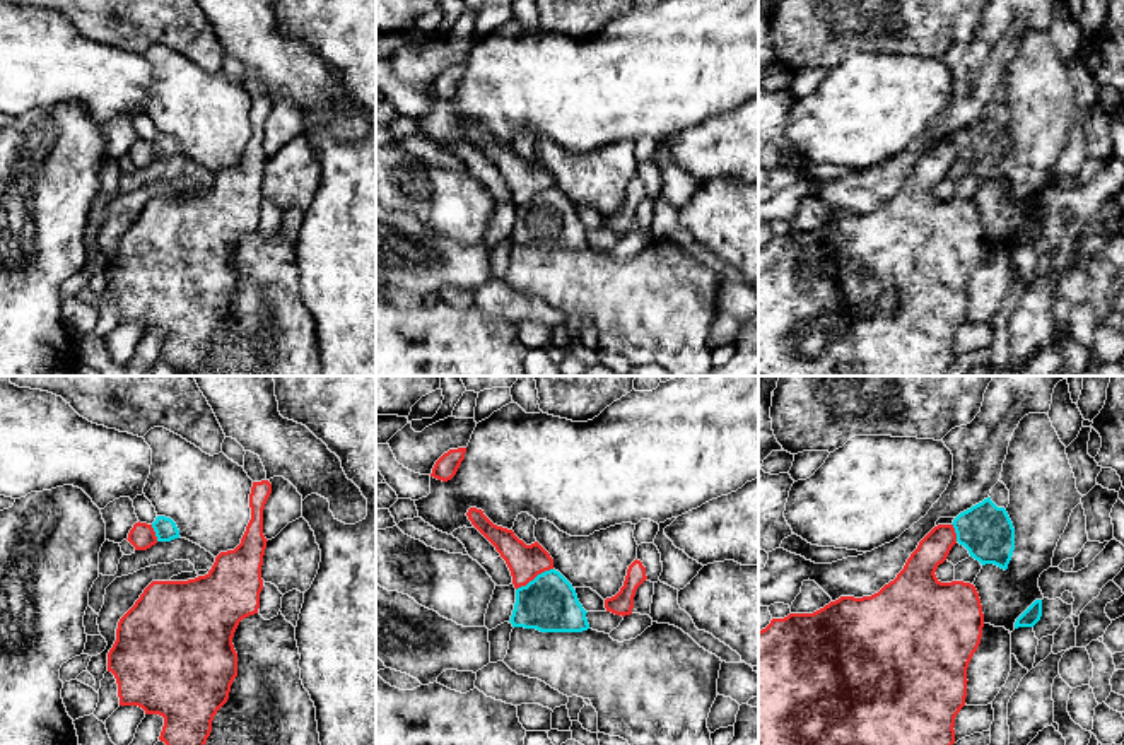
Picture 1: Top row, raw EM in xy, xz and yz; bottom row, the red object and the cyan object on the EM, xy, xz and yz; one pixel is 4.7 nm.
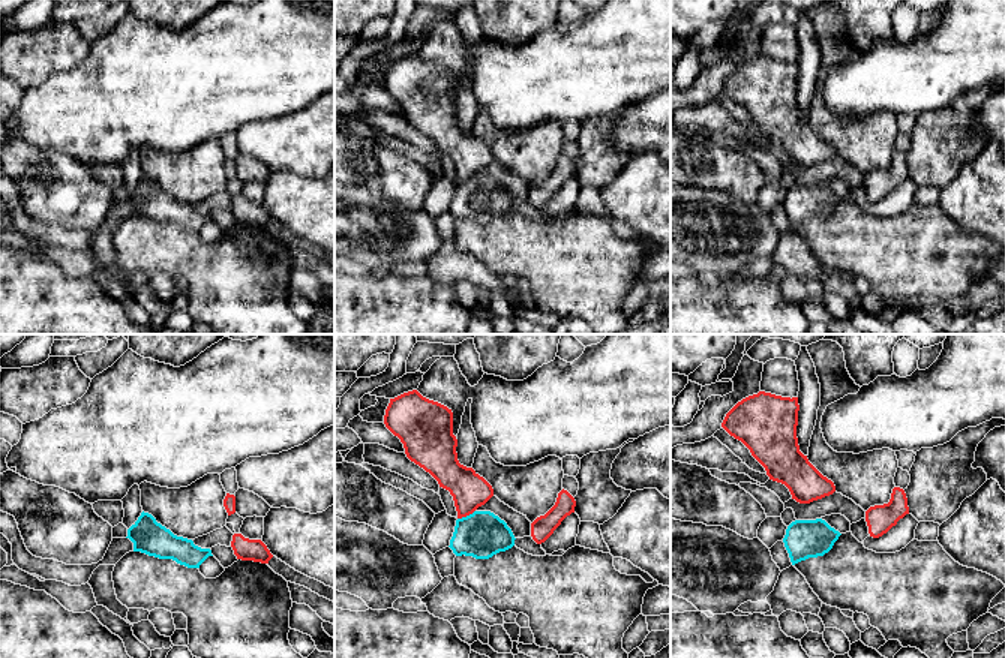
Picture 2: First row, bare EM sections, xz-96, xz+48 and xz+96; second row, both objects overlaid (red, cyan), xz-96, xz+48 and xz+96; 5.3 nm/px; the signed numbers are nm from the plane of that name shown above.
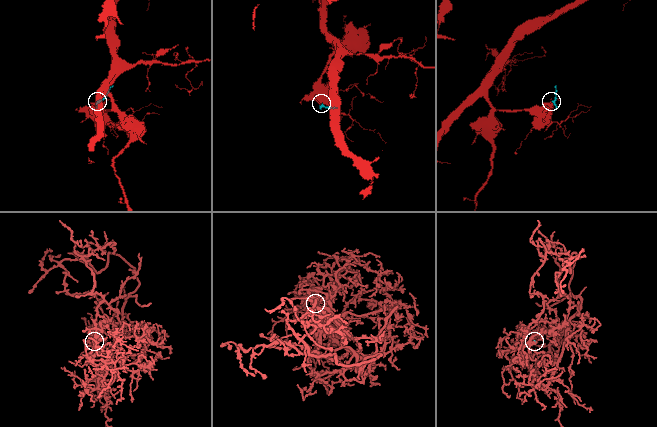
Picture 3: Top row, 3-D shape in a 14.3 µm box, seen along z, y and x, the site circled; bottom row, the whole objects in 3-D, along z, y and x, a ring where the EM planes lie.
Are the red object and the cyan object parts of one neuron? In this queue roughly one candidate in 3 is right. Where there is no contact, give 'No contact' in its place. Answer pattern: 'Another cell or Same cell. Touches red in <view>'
Another cell. Touches red in xz

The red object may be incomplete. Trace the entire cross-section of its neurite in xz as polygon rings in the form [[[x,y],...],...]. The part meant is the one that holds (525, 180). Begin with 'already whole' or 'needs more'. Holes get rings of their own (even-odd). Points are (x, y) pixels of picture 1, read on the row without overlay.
already whole; [[[470,125],[466,133],[506,178],[516,207],[553,186],[553,176],[538,159],[526,162],[512,147],[494,142],[482,126]]]

